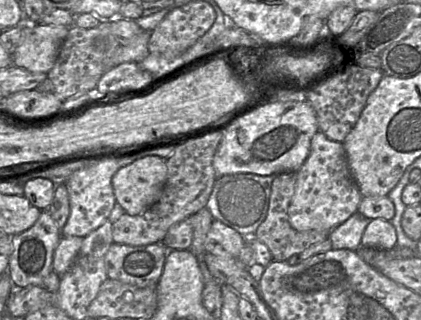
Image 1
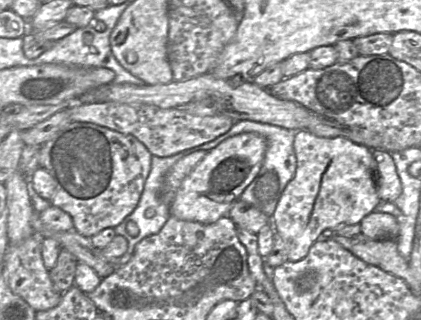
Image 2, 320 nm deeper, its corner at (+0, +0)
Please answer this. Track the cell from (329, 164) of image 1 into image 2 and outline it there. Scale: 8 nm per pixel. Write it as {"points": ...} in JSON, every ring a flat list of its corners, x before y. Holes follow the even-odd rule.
{"points":[[306,130,297,131,293,147,297,159,296,172,277,203,271,216,271,226,288,247,288,261,296,262,306,257,310,247,321,239,325,230,359,224,365,216,374,212,381,199,377,193,370,148,344,137,320,137]]}

